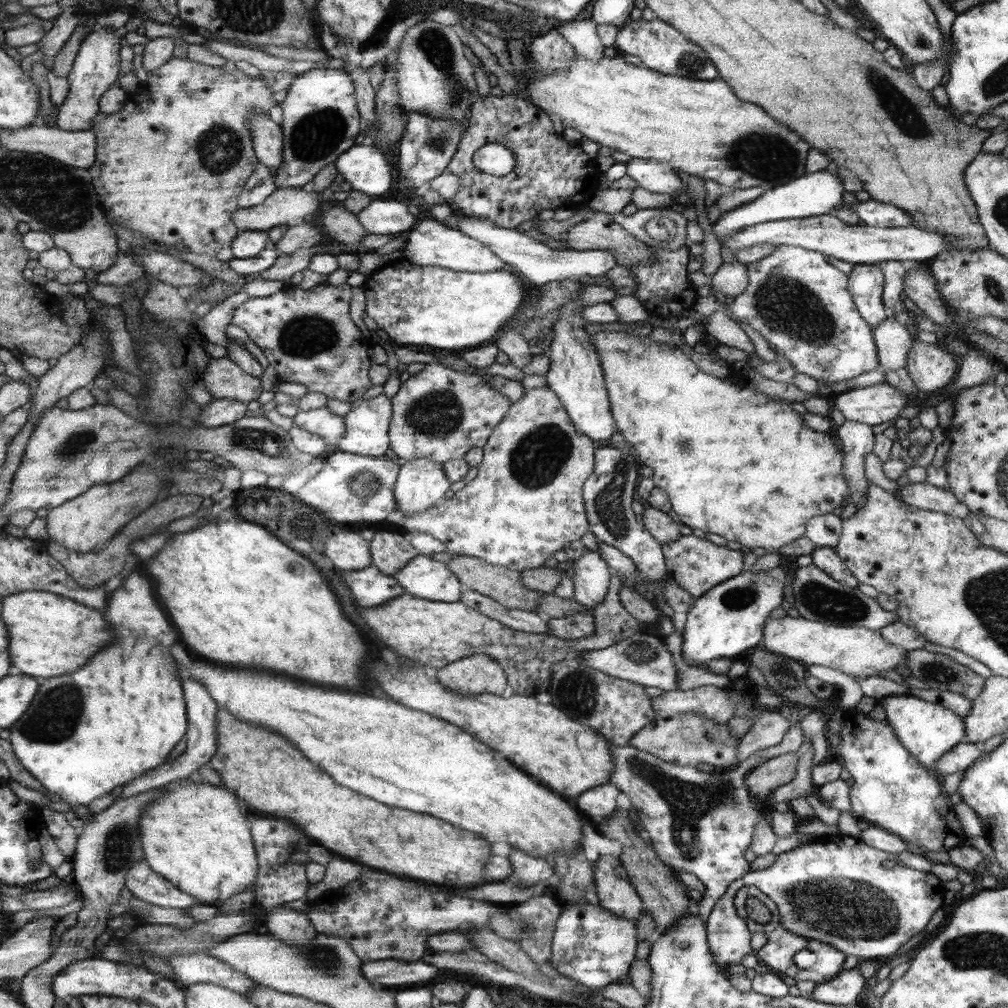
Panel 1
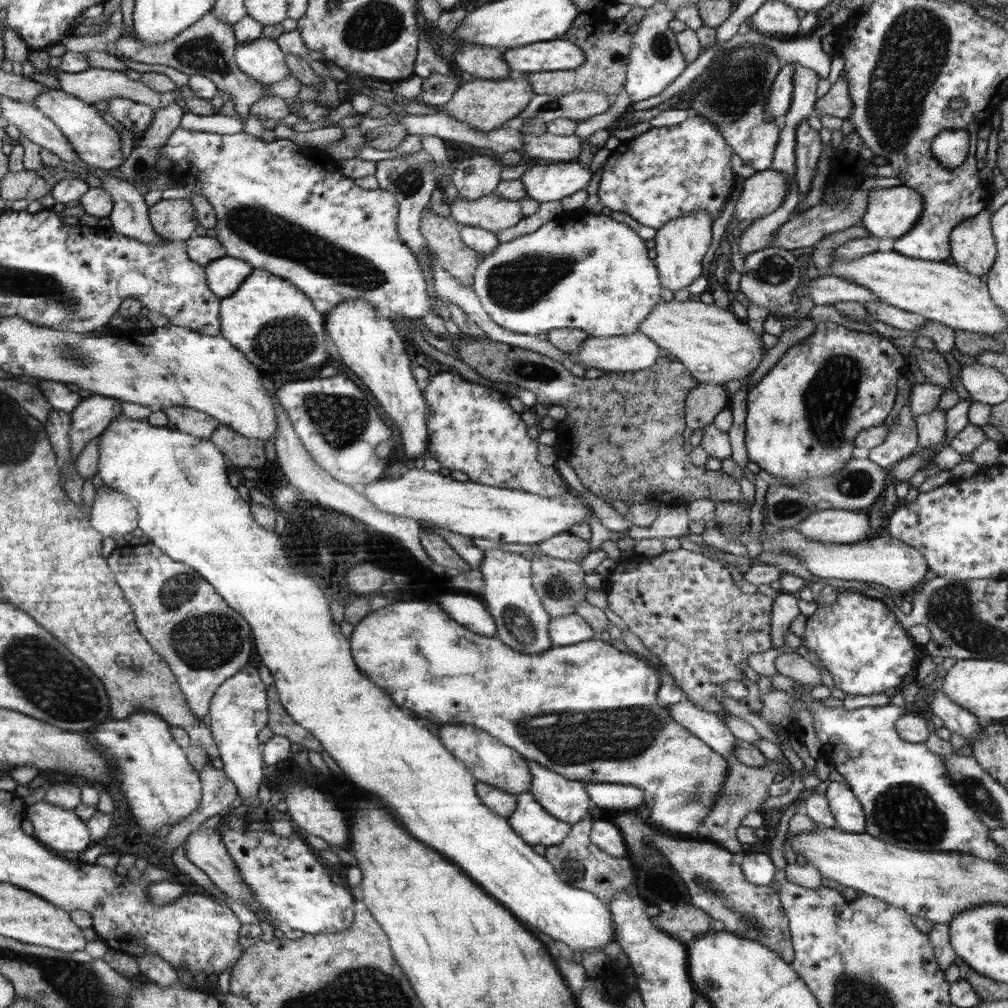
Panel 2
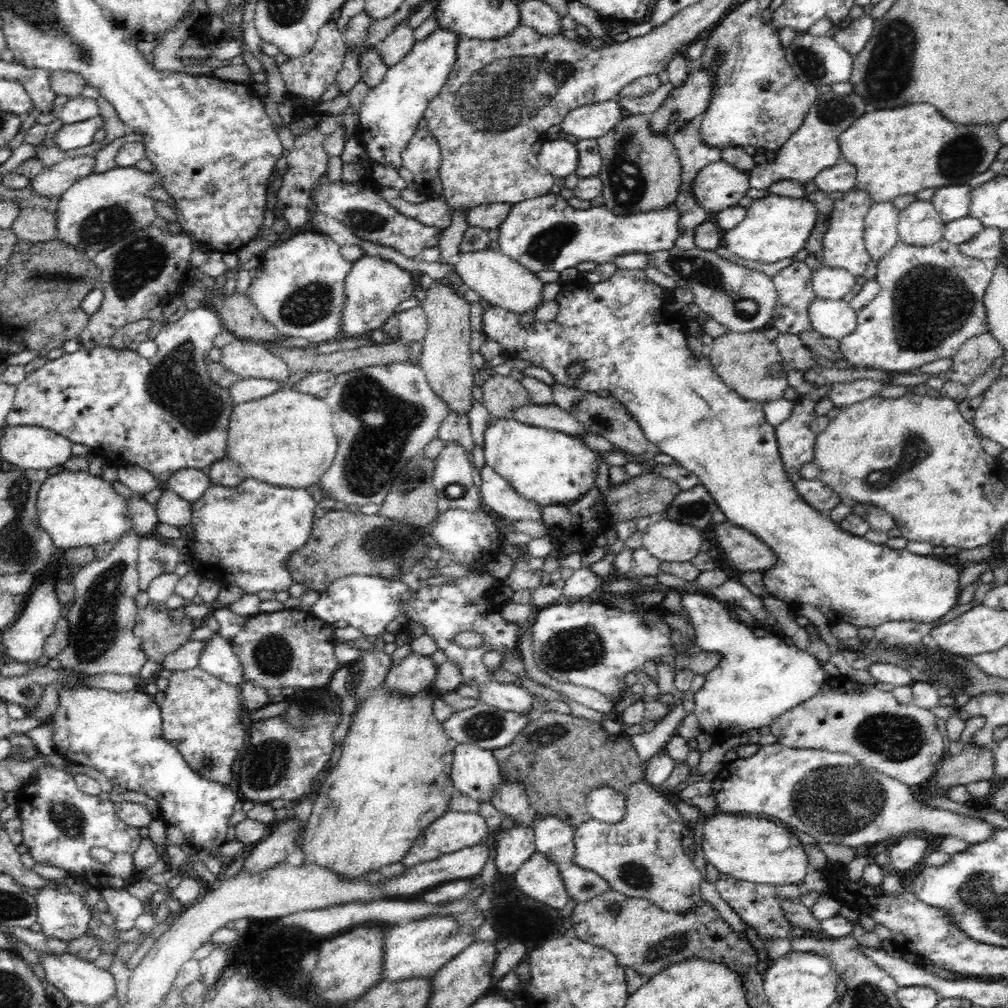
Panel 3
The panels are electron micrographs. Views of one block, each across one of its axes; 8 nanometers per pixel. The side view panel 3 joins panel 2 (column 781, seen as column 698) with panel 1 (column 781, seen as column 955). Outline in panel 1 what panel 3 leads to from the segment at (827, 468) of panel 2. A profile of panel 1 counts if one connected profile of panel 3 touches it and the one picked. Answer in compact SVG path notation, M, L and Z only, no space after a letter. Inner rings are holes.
M776 567L766 572L747 570L728 579L698 598L685 616L682 632L682 658L697 666L713 658L736 656L764 640L765 622L770 612L785 602L784 589L792 585L790 568Z

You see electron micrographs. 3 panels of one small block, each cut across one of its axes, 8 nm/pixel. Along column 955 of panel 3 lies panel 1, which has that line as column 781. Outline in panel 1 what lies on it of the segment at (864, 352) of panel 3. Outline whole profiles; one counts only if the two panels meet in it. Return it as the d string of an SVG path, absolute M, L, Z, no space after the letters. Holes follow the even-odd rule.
M777 245L766 258L747 265L749 286L740 295L727 299L730 316L748 324L768 342L770 348L782 352L800 374L808 374L819 382L850 380L862 372L876 368L879 356L872 326L862 317L853 293L849 291L849 275L835 266L824 253L801 246Z

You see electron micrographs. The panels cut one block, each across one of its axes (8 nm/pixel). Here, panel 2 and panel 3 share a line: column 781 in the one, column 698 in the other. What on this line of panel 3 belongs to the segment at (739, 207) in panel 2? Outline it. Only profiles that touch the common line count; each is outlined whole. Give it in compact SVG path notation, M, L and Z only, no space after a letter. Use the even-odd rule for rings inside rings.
M724 159L707 164L690 184L690 195L708 215L738 204L750 188L749 174Z

